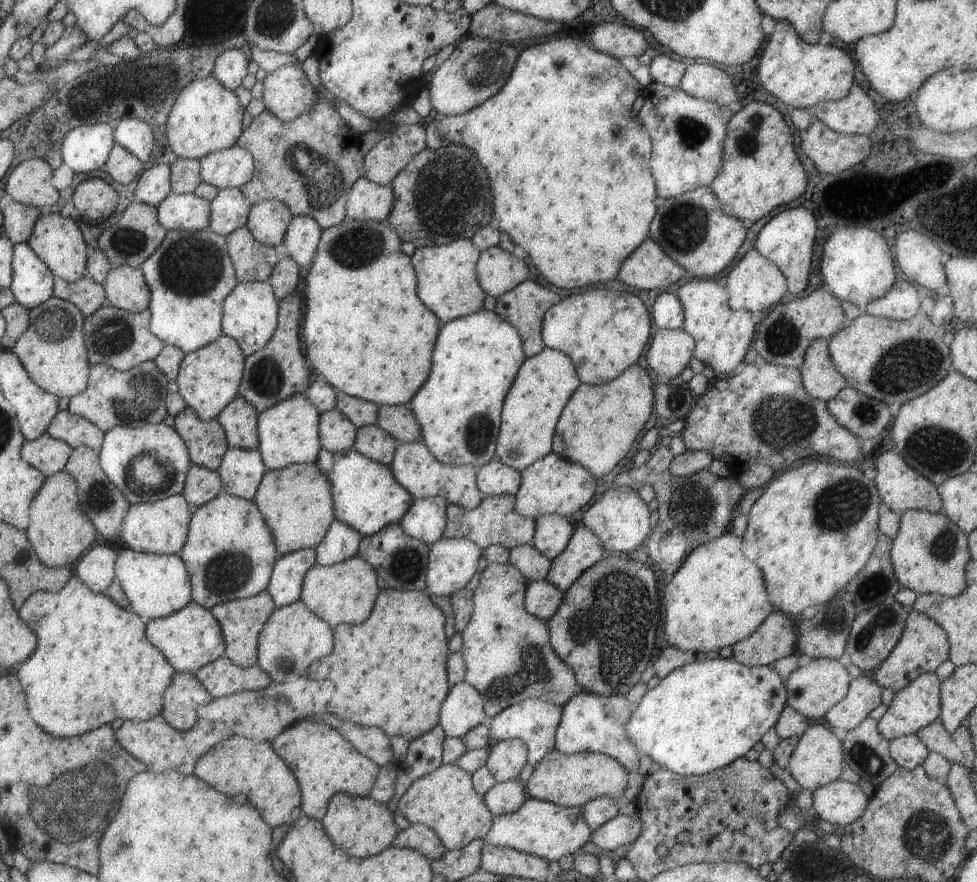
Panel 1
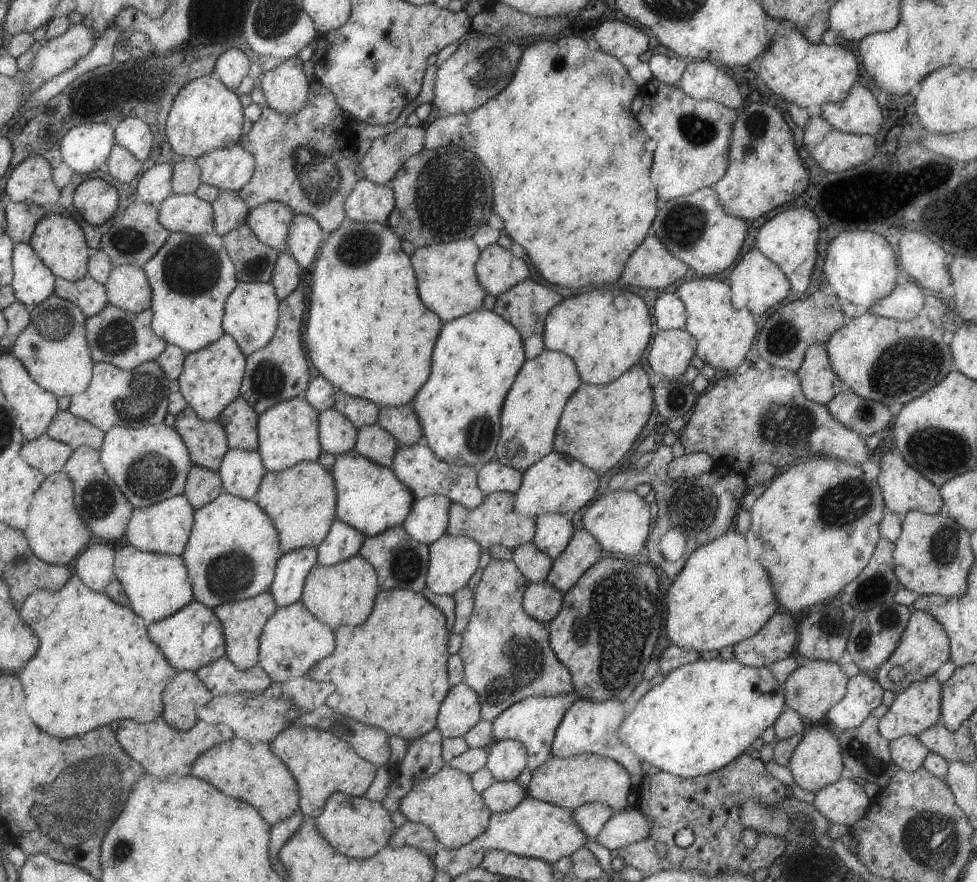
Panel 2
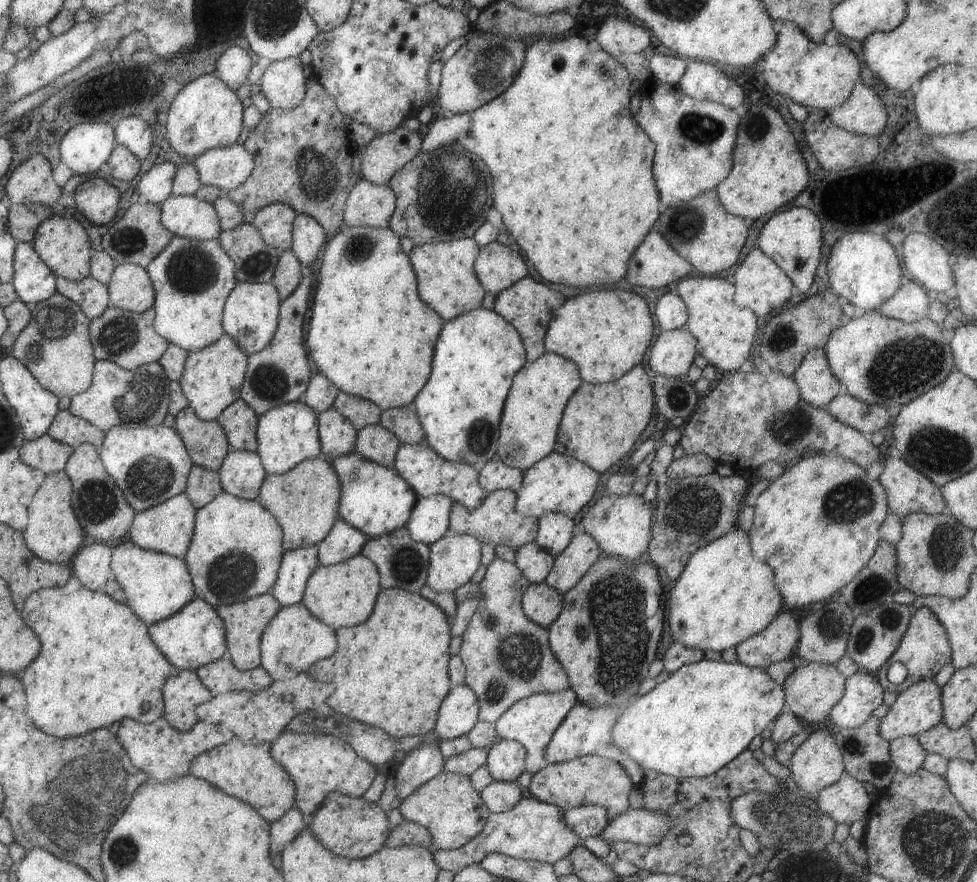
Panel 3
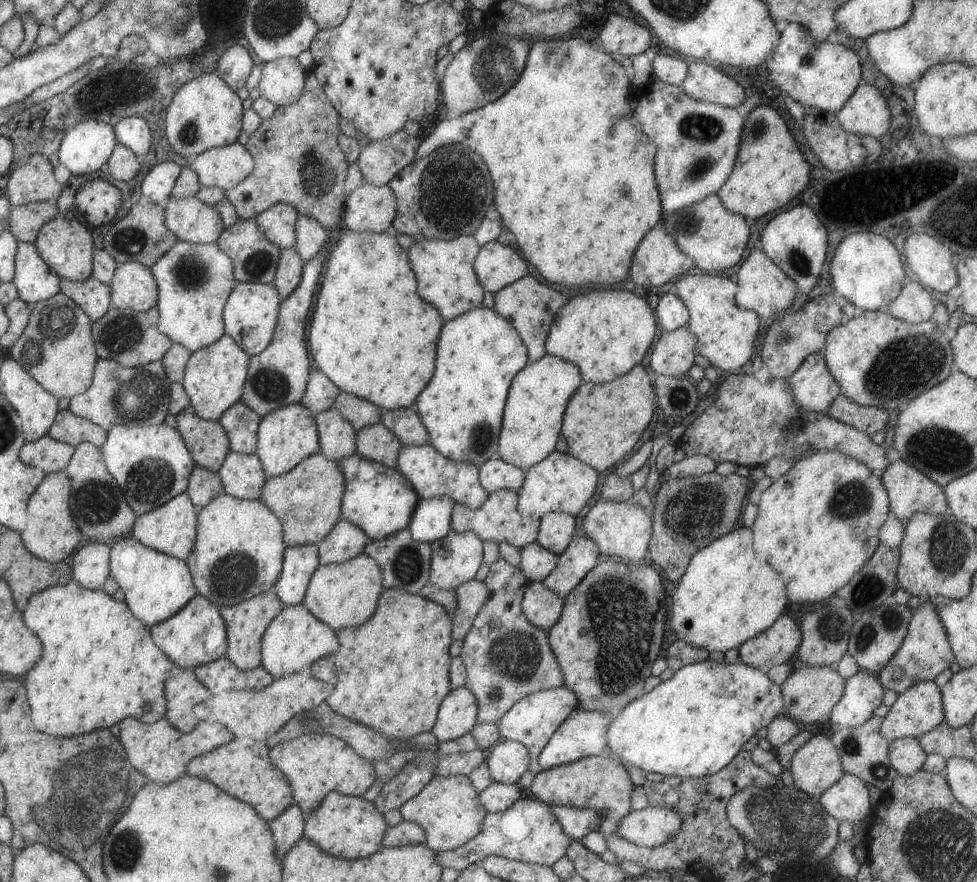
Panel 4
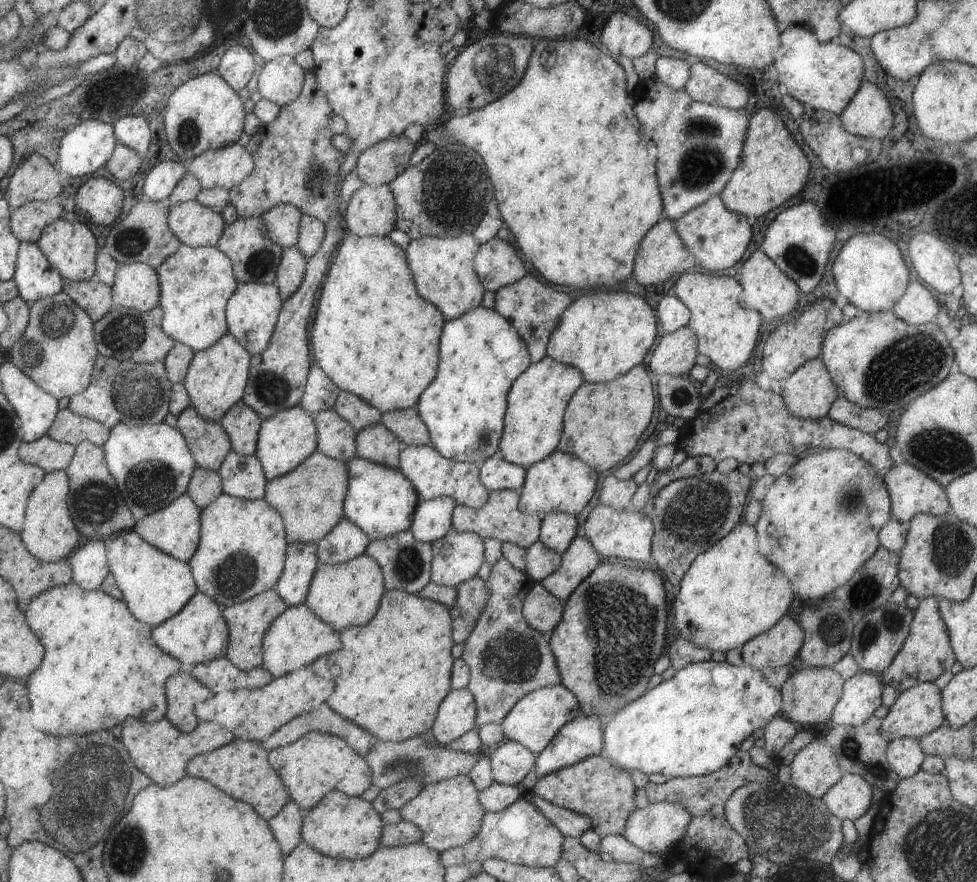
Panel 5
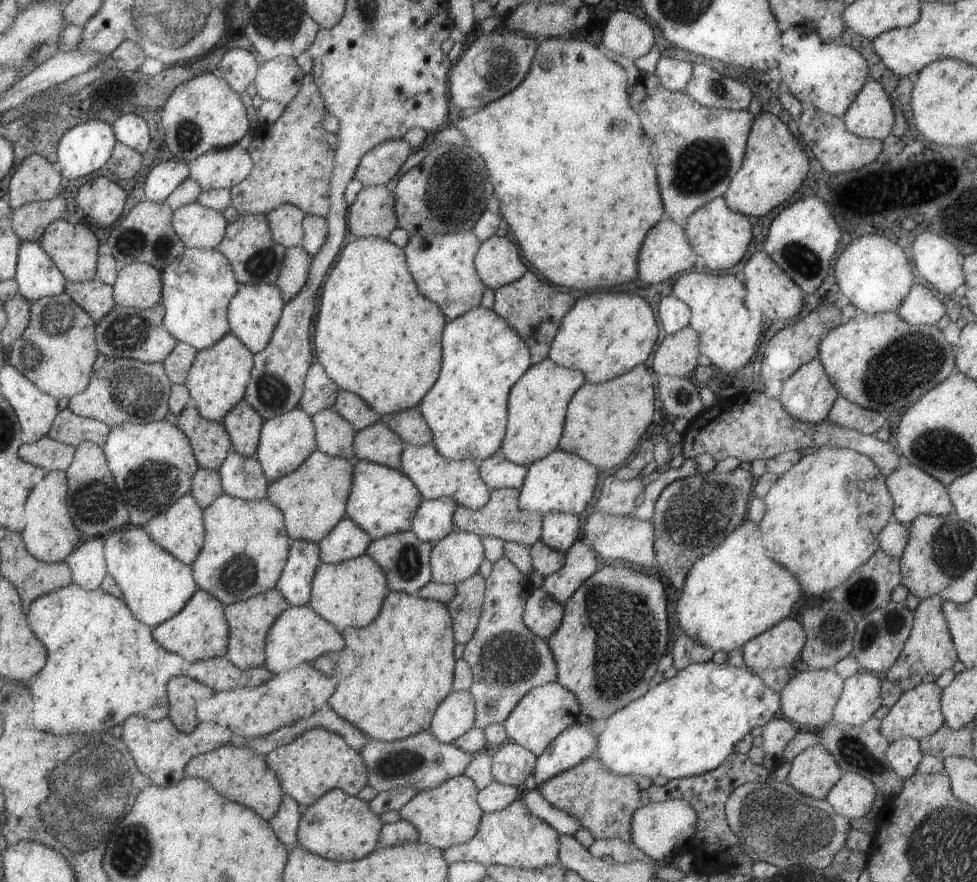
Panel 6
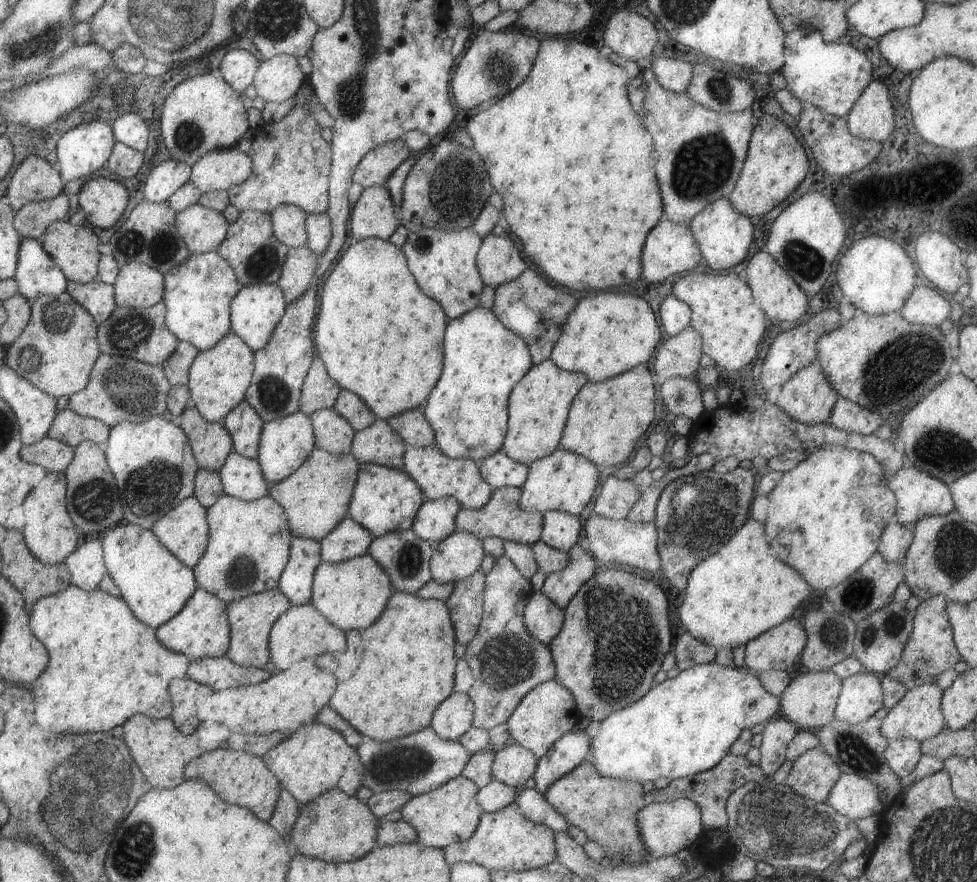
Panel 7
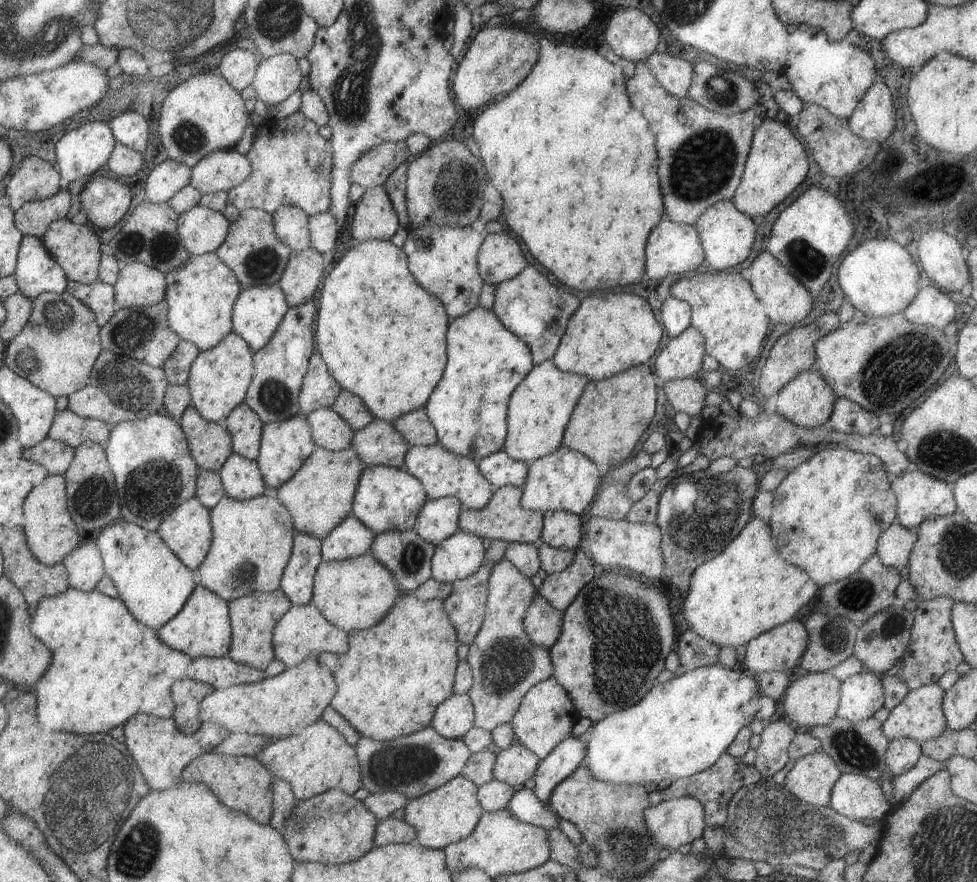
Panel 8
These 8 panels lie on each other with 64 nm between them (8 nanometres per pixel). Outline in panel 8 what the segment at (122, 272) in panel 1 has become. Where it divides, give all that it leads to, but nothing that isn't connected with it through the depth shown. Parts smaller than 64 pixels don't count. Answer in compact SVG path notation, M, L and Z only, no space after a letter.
M125 263L114 284L117 308L152 305L164 299L165 275L143 263Z

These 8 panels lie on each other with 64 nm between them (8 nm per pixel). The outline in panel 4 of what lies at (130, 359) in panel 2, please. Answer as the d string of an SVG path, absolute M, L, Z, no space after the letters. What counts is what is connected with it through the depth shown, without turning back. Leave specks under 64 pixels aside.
M151 307L145 312L133 309L109 310L91 323L91 336L98 359L112 360L124 367L143 366L151 361L160 361L172 342L157 330L158 312Z

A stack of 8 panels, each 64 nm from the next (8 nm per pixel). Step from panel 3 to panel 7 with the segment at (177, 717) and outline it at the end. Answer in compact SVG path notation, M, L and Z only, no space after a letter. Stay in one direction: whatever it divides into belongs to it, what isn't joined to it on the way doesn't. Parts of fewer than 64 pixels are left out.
M185 676L180 679L171 679L168 691L172 704L171 720L179 732L190 735L195 732L195 727L199 723L195 701L200 696L209 696L214 690Z

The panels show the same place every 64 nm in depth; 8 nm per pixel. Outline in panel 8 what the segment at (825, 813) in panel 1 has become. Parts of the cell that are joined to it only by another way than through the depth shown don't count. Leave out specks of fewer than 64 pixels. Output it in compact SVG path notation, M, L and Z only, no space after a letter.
M841 773L831 787L828 805L851 820L878 822L891 808L891 802L883 798L880 782L855 773Z

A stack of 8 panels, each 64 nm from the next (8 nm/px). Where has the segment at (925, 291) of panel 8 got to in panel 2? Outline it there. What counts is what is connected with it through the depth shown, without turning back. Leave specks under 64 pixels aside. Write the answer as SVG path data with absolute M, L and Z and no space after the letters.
M915 282L896 284L893 290L867 308L867 312L878 317L905 322L923 314L922 288Z

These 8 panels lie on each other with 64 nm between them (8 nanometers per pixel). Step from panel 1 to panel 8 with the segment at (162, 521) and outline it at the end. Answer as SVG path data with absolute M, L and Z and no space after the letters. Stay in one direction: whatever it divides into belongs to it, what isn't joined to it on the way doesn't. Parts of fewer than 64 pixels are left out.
M193 496L172 510L155 532L167 548L195 572L212 539L209 509Z

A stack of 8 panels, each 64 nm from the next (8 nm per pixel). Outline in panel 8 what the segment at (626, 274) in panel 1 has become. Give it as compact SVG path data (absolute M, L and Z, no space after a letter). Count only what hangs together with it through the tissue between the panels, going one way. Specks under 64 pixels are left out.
M665 216L650 230L645 243L644 272L647 278L659 280L667 274L683 274L703 262L704 252L693 225L671 222Z

